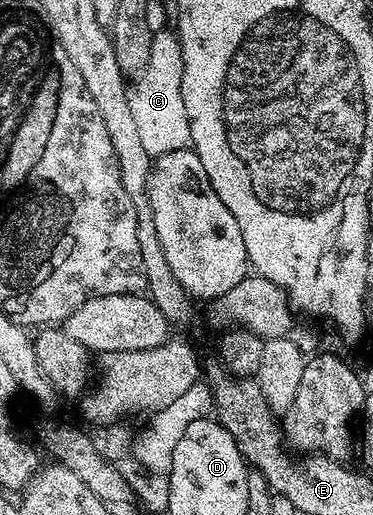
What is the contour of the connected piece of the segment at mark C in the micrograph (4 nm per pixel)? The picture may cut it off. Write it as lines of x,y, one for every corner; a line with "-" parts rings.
163,29
151,38
150,62
129,89
129,107
137,122
137,131
145,151
153,159
166,153
192,148
191,124
181,95
183,52
178,32

